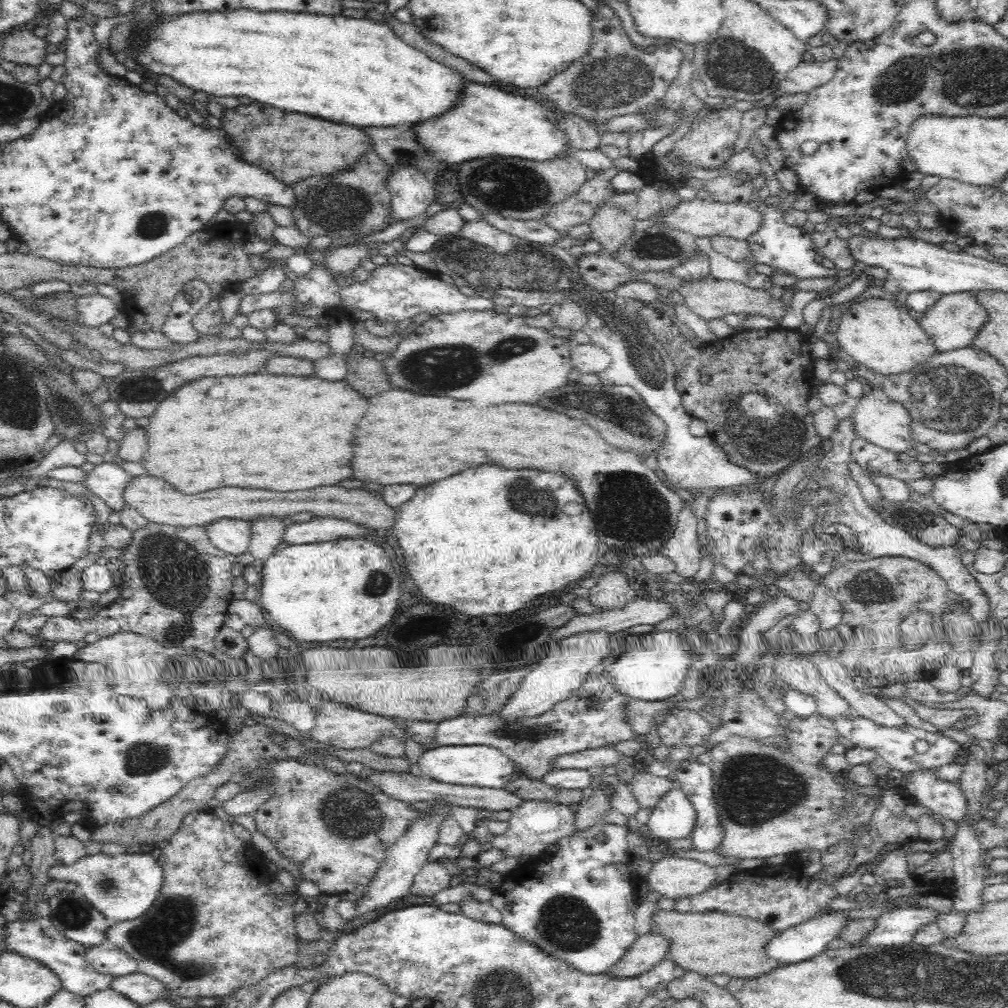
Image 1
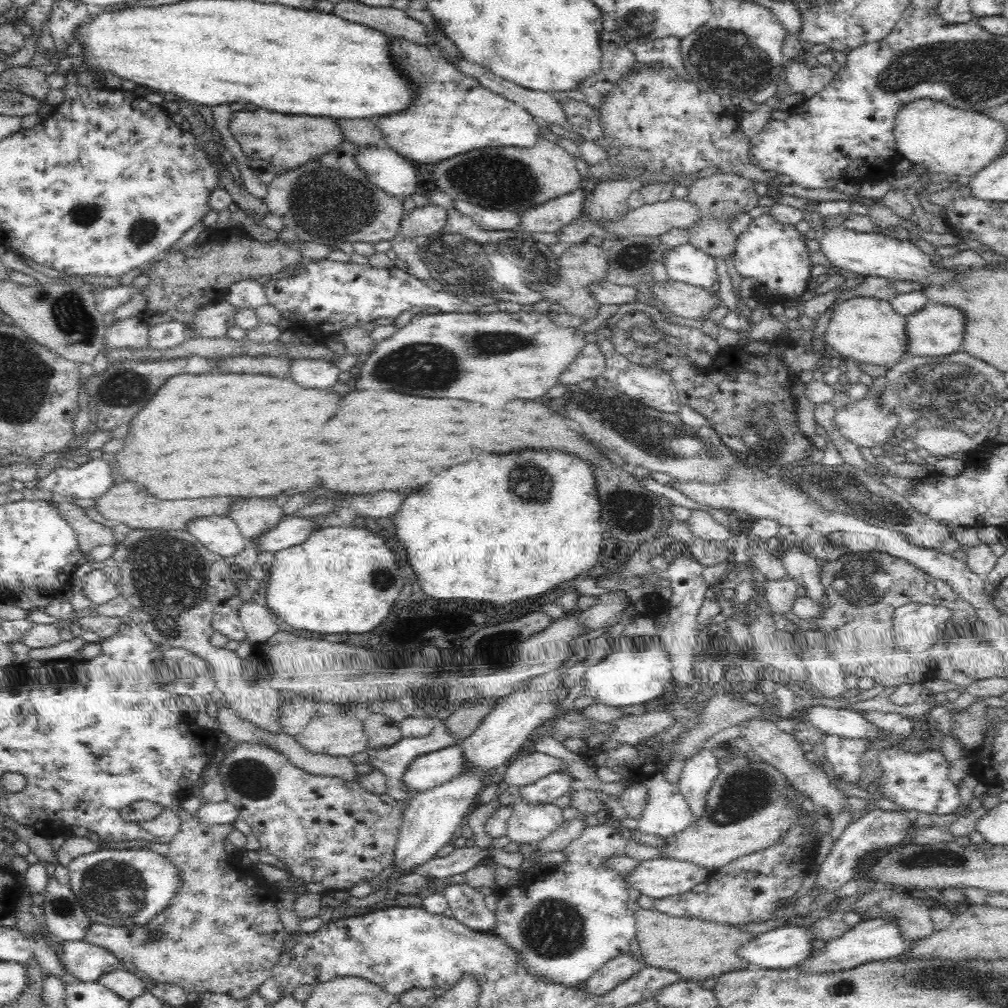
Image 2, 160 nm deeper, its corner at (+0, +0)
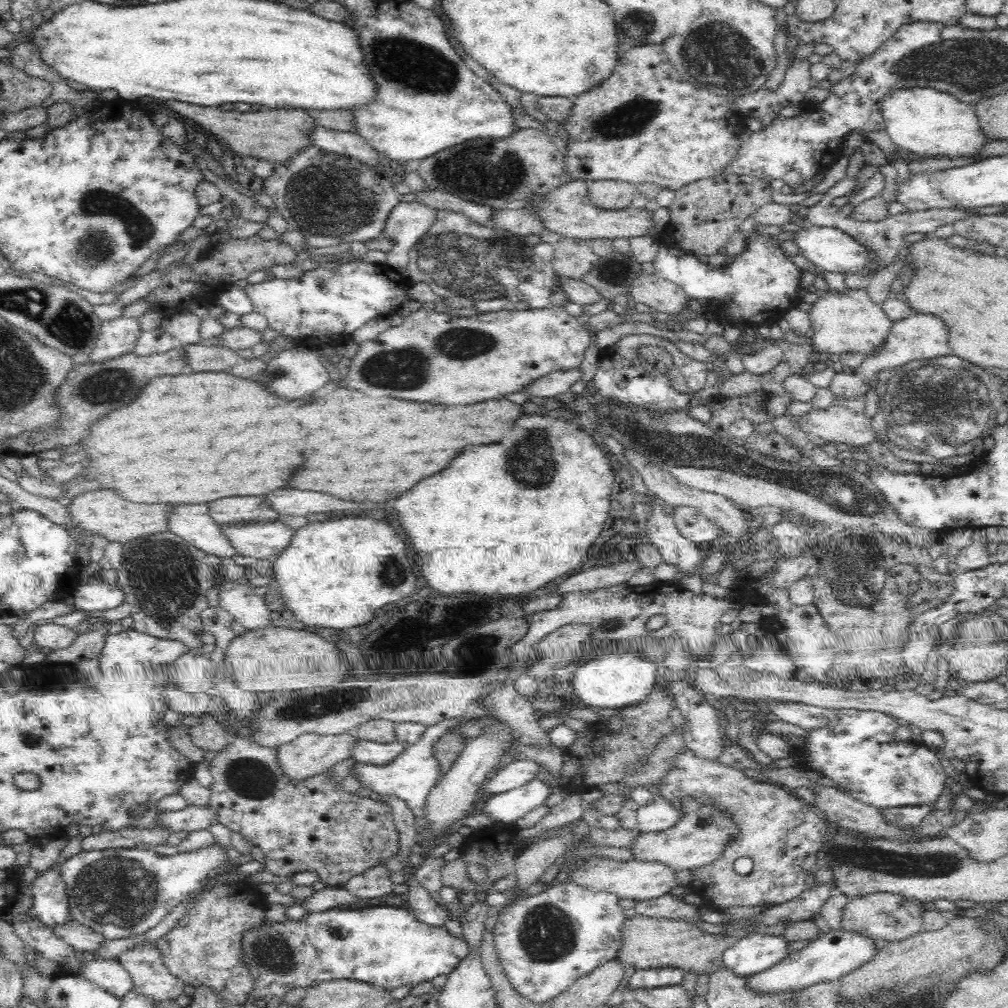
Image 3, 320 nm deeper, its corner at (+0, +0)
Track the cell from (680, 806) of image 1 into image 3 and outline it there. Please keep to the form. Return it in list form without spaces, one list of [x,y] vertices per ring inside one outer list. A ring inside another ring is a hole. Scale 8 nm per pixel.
[[[655,795],[652,804],[638,807],[638,830],[640,833],[664,831],[680,821],[681,817],[676,807],[666,803],[660,795]]]

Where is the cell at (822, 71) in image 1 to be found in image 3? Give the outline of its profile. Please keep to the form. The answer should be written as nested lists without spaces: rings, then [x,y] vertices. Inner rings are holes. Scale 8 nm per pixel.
[[[796,56],[792,58],[783,80],[775,90],[762,87],[752,94],[744,94],[734,99],[736,110],[748,115],[750,119],[760,120],[762,129],[770,127],[783,108],[802,103],[811,87],[830,88],[832,85],[828,79],[816,82],[812,78],[809,73],[810,61],[796,59]]]

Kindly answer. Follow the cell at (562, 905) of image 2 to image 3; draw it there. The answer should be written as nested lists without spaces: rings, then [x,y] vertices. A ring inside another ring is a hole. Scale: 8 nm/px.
[[[565,881],[506,908],[497,918],[493,937],[497,956],[514,990],[541,1005],[578,978],[612,961],[622,946],[618,928],[626,919],[618,902],[614,894],[583,890]]]

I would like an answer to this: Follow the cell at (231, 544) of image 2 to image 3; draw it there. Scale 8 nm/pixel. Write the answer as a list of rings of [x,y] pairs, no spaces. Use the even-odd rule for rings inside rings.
[[[206,504],[172,506],[166,530],[192,546],[222,558],[232,558],[236,551],[224,537],[220,524],[210,517]]]

